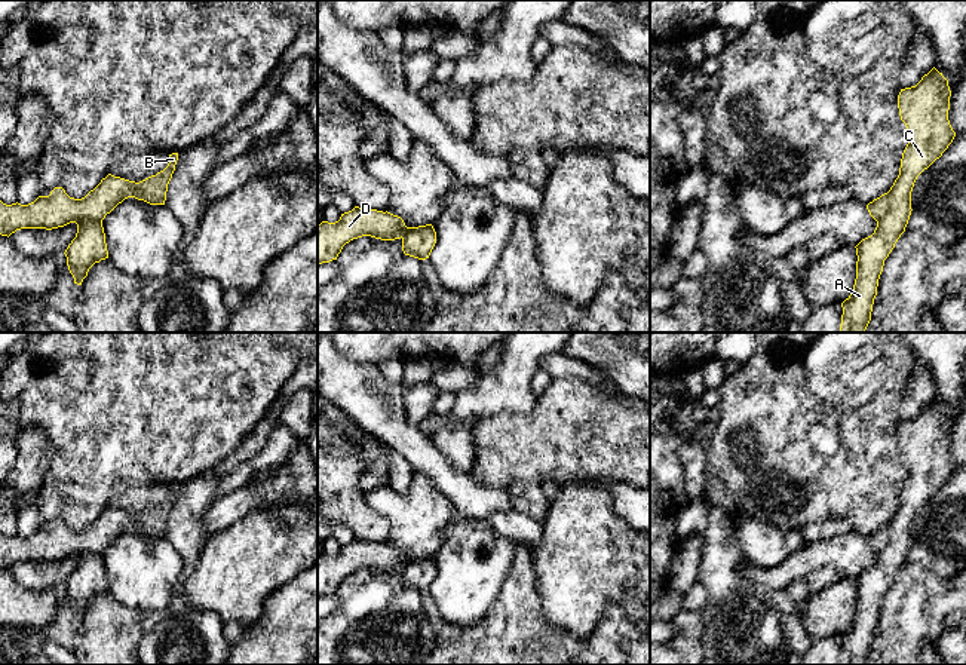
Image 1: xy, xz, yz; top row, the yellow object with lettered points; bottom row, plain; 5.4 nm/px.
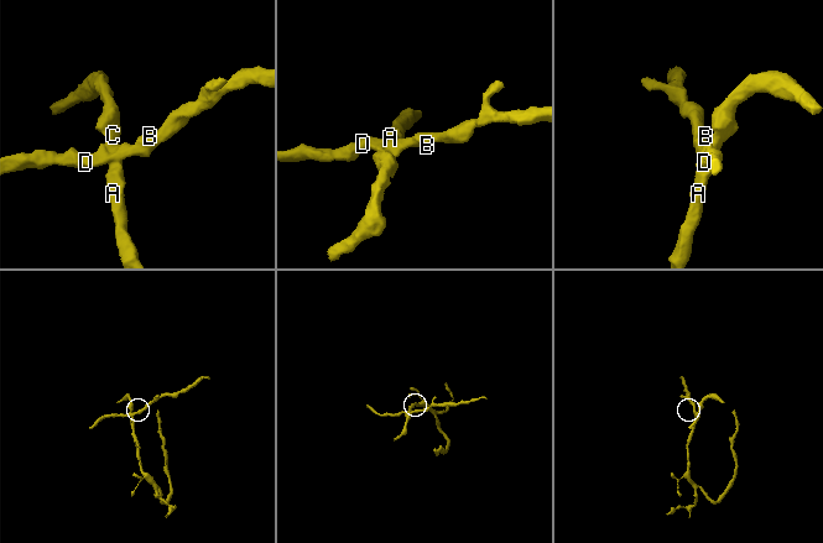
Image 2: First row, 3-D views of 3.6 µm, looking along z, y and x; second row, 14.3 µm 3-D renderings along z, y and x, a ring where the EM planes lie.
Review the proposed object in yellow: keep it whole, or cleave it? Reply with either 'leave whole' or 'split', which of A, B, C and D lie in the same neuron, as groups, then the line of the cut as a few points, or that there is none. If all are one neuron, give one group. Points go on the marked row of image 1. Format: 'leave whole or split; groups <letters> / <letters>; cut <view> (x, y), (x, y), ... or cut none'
split; groups A C / B D; cut yz (888, 193), (889, 210), (877, 221)

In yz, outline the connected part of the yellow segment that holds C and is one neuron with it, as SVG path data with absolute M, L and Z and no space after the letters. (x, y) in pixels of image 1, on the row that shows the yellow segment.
M935 67L924 74L916 86L901 89L898 95L899 116L908 129L910 141L902 153L899 175L887 191L890 202L889 212L877 221L874 233L855 246L858 255L856 279L850 295L841 303L843 315L840 332L865 332L871 321L873 304L884 260L905 232L913 211L911 191L914 183L924 169L942 156L956 137L948 120L950 96L948 80Z

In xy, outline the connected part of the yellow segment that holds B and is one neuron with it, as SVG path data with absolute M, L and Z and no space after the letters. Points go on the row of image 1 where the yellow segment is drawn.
M178 153L169 154L169 163L163 171L139 183L108 174L82 199L70 197L62 187L55 187L49 196L39 196L28 205L6 205L0 200L0 235L9 238L21 229L52 230L85 220L102 221L128 197L165 205L177 160Z

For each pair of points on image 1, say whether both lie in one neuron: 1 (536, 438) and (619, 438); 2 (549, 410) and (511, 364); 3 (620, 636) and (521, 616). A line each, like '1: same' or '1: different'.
1: same
2: different
3: same

